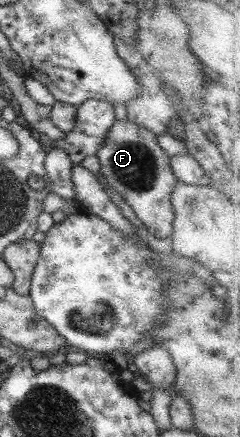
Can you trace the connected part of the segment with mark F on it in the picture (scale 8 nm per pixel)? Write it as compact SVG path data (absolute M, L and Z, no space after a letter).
M116 119L95 155L108 185L122 196L155 238L167 239L172 235L175 213L171 195L178 180L171 167L171 156L158 145L156 137L138 123Z

